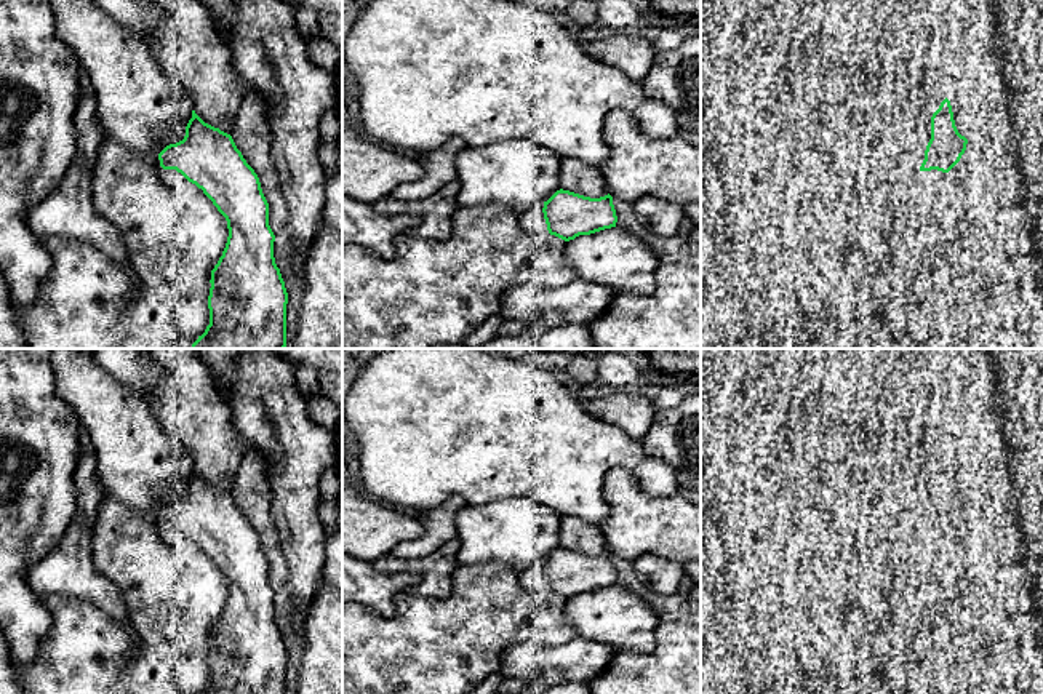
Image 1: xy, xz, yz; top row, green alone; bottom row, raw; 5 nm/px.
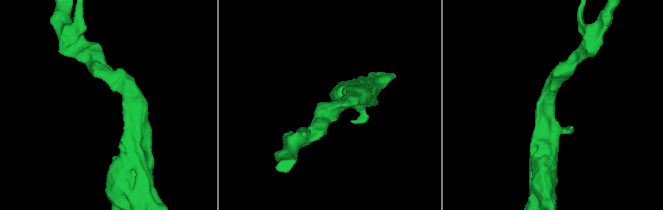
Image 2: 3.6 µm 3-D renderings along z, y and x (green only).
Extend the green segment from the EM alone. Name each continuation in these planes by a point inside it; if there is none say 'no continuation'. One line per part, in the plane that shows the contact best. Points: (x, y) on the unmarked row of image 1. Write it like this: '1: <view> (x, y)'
1: xy (171, 534)

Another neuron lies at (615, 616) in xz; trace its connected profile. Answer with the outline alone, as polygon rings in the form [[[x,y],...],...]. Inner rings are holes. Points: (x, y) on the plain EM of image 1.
[[[611,585],[566,600],[565,616],[576,636],[641,656],[656,648],[654,630],[661,619],[629,588]]]

